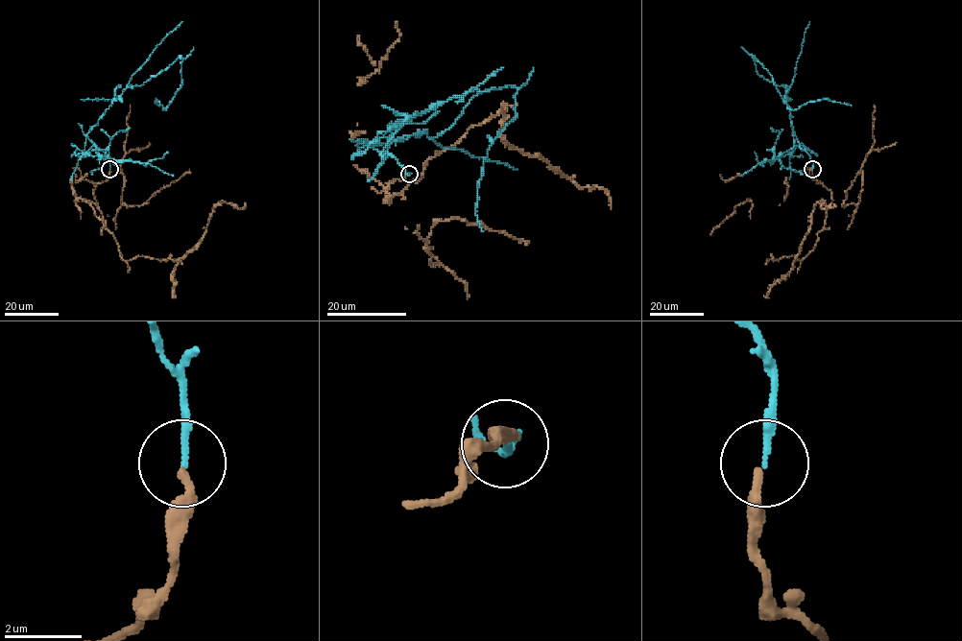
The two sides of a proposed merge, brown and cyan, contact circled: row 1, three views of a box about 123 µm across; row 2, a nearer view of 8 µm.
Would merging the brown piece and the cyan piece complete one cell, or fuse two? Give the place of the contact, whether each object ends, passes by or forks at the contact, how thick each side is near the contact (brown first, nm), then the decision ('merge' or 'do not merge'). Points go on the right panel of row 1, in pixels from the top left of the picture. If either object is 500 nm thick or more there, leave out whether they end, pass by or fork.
(812, 169) | brown ends | cyan ends | 240/160 nm | do not merge

